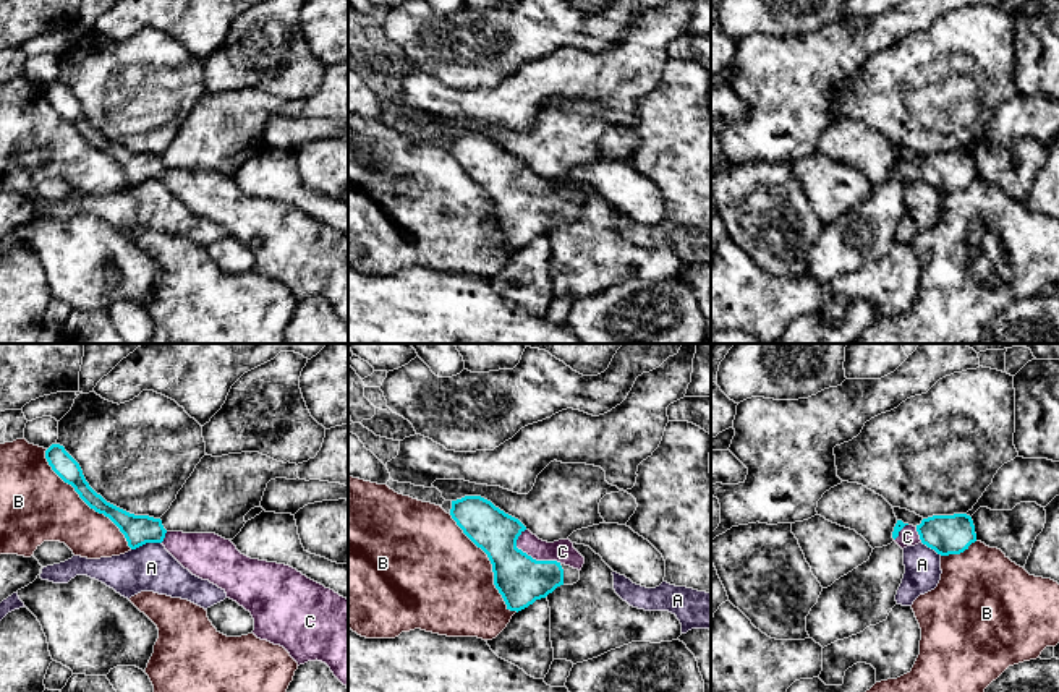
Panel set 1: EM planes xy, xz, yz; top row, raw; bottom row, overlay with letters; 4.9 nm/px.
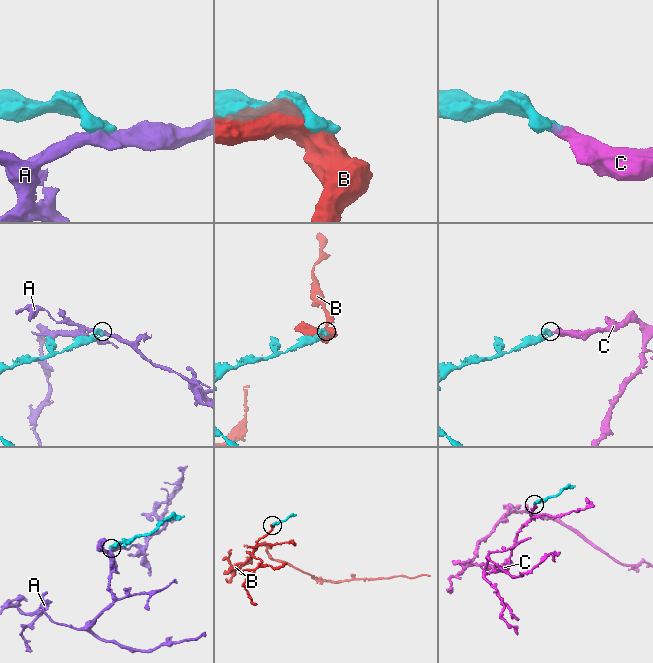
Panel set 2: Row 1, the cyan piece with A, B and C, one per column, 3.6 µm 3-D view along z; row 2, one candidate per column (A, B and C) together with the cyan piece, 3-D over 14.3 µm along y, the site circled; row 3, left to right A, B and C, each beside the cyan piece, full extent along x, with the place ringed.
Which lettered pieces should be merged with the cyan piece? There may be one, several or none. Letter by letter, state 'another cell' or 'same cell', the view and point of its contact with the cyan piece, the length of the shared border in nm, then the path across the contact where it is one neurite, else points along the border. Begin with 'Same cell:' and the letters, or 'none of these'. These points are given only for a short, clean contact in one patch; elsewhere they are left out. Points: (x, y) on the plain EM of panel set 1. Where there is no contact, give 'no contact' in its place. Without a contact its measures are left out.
Same cell: C
A: another cell | xy (146, 179) | 160 nm
B: another cell | xy (85, 138) | 650 nm
C: same cell | xz (530, 193) | 260 nm | across xz (520, 216), (530, 193), (549, 193), (562, 188)

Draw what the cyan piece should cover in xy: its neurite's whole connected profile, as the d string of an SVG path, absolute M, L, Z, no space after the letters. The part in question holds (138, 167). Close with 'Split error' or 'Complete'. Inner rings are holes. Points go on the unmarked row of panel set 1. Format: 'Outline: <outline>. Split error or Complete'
Outline: M60 81L45 88L52 107L74 125L79 135L96 149L108 154L125 172L128 183L136 186L146 180L162 180L165 186L193 212L209 217L236 238L254 256L253 271L274 282L283 284L300 301L325 300L334 313L348 326L348 237L330 225L308 216L296 206L251 196L236 183L215 170L167 169L160 156L130 151L97 131L86 118L79 100Z. Split error

